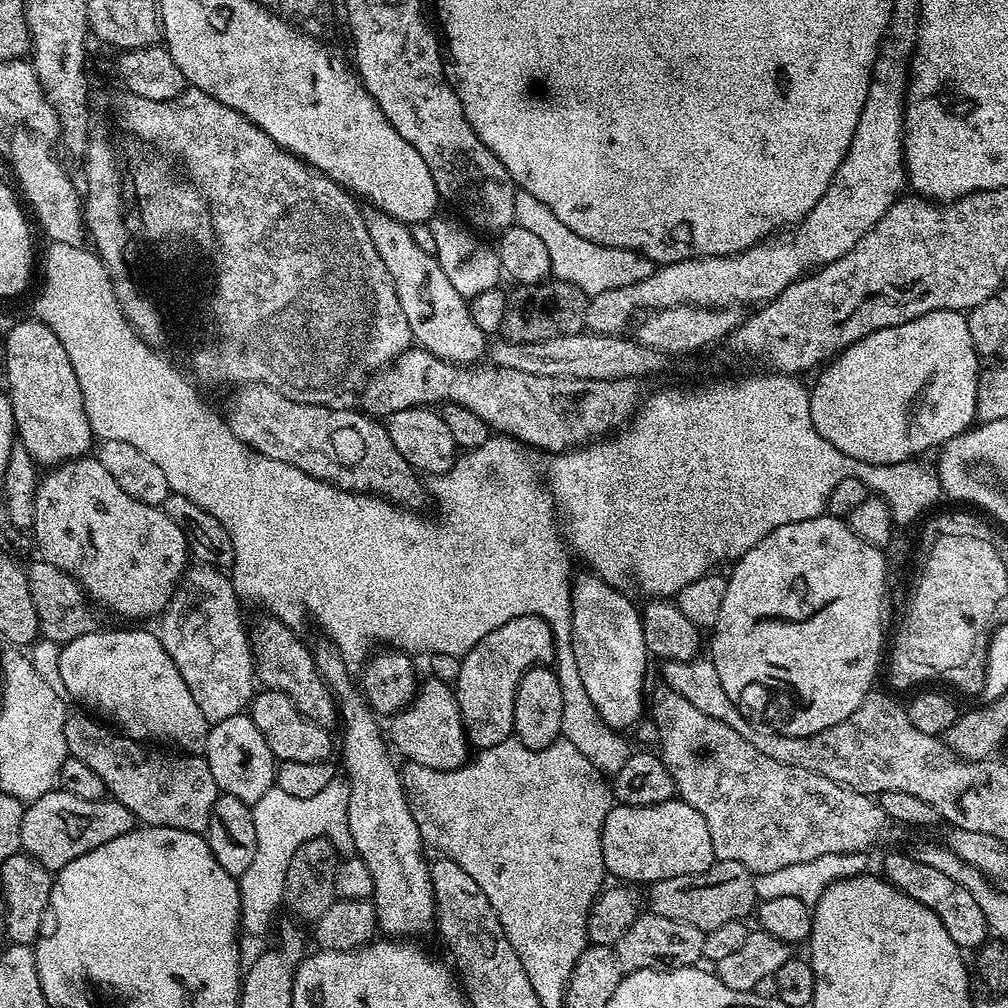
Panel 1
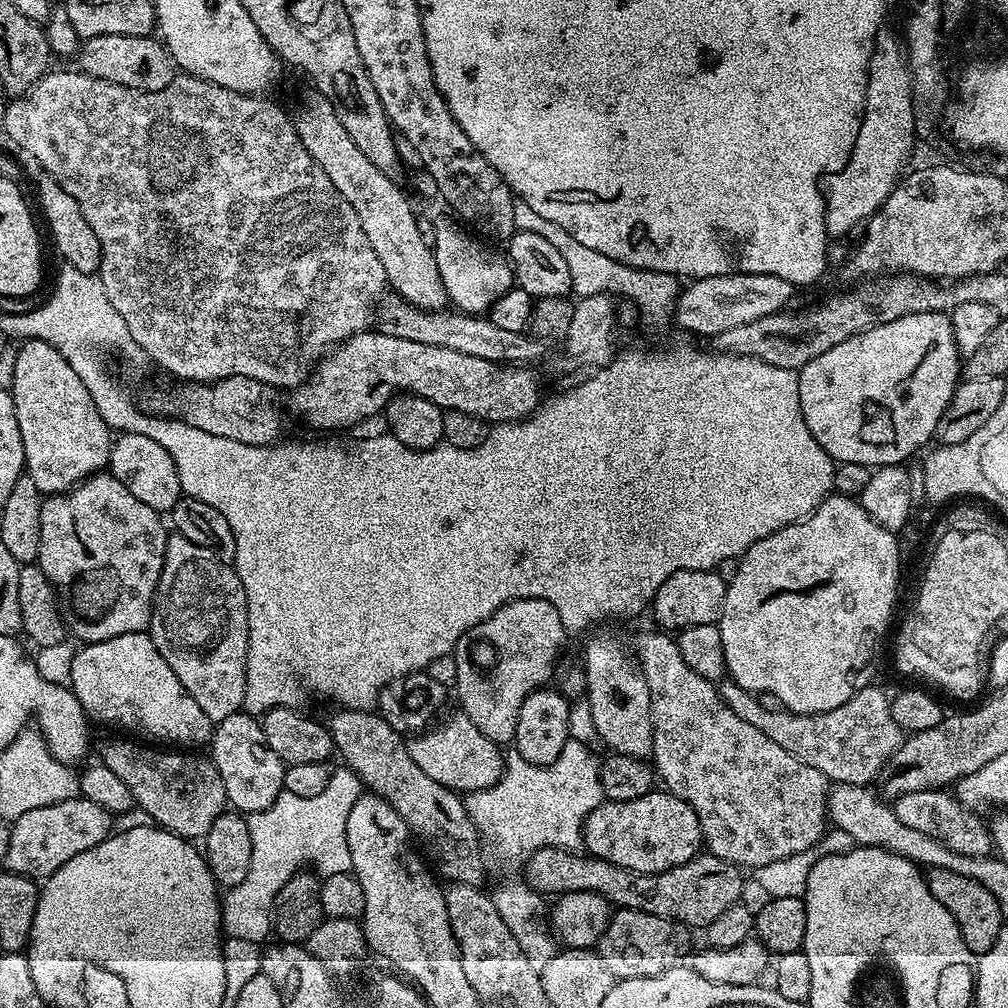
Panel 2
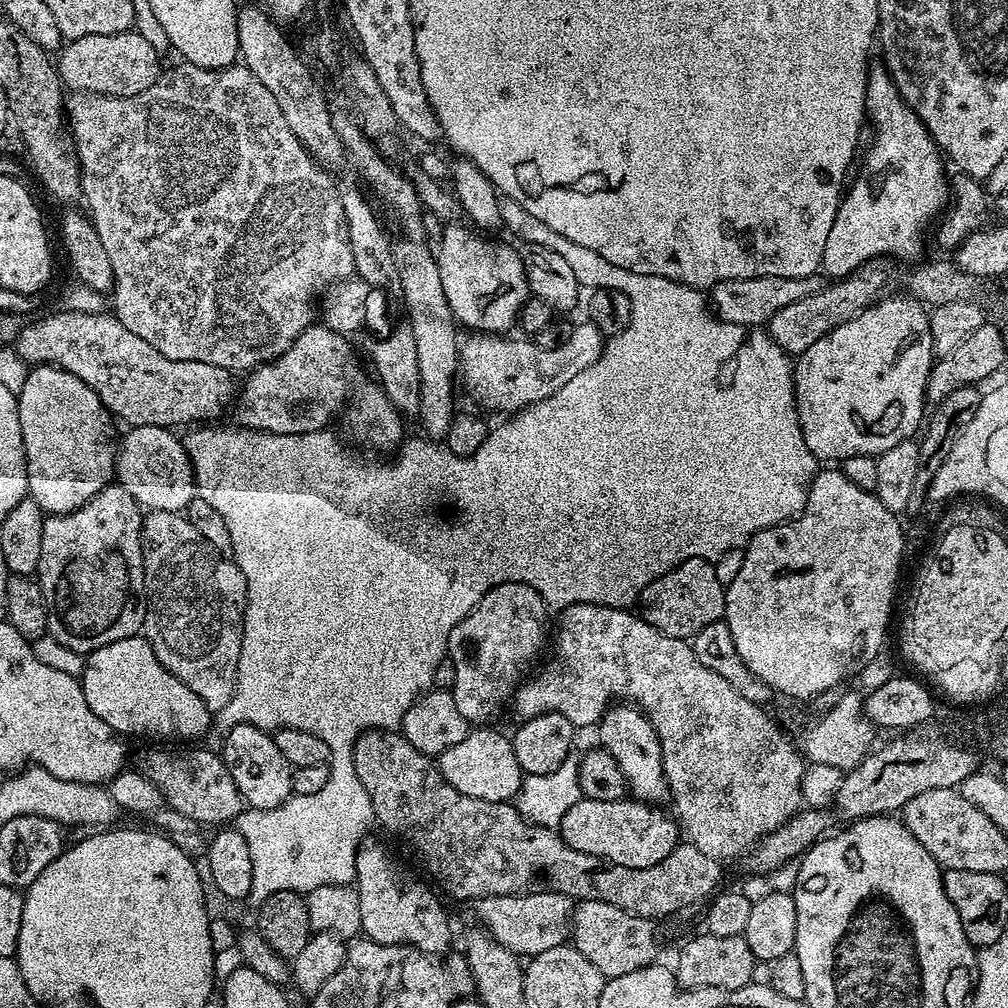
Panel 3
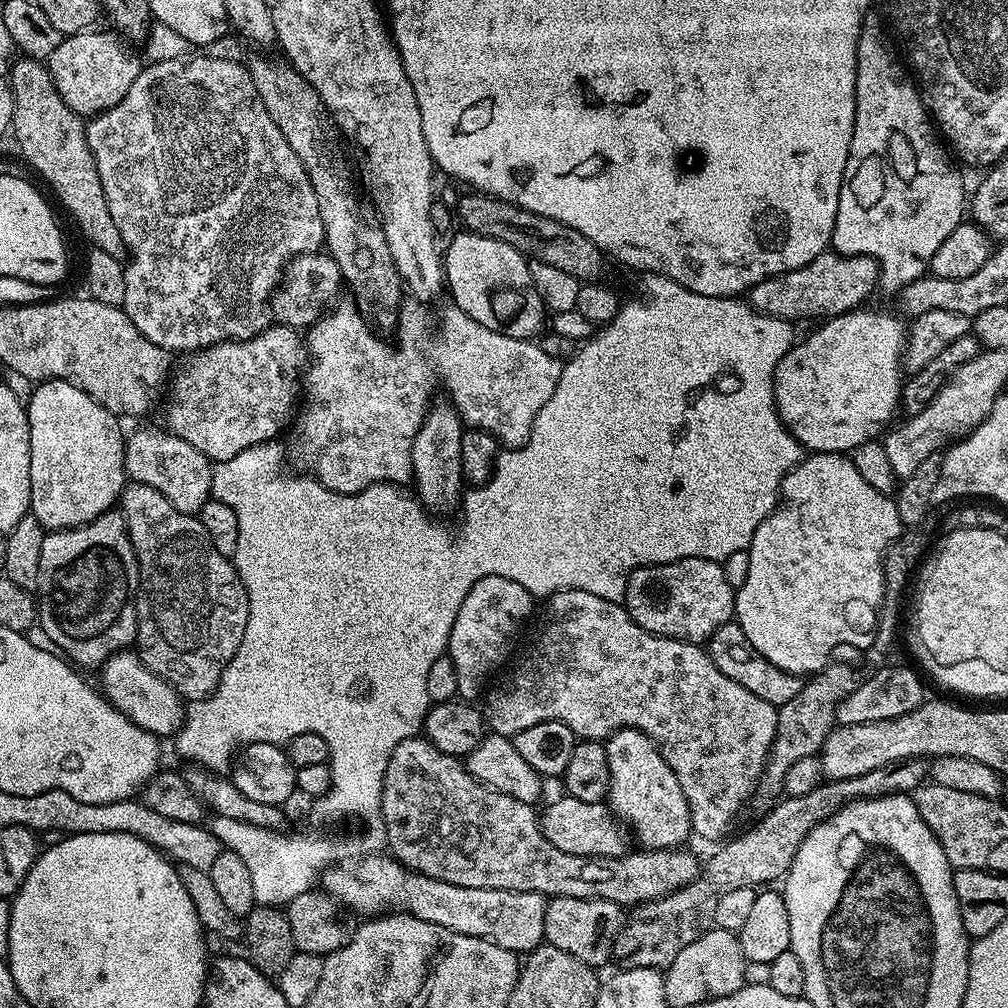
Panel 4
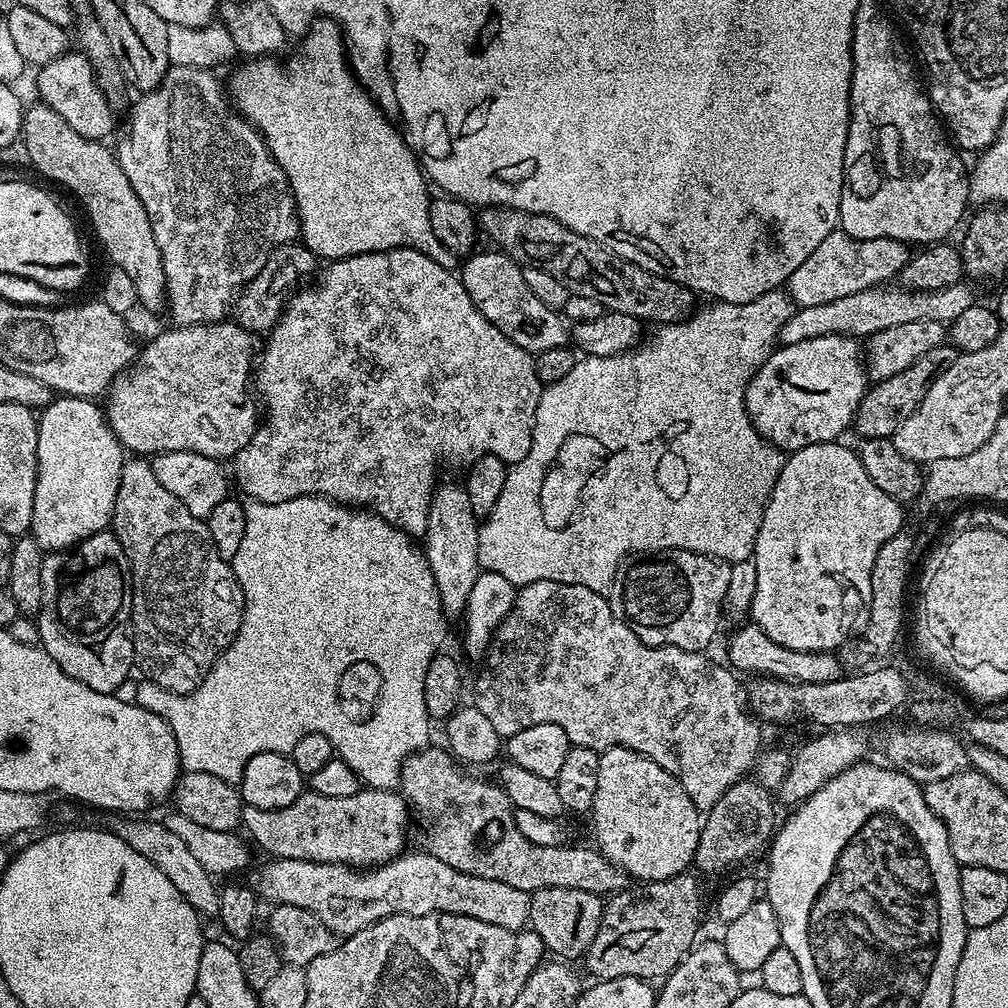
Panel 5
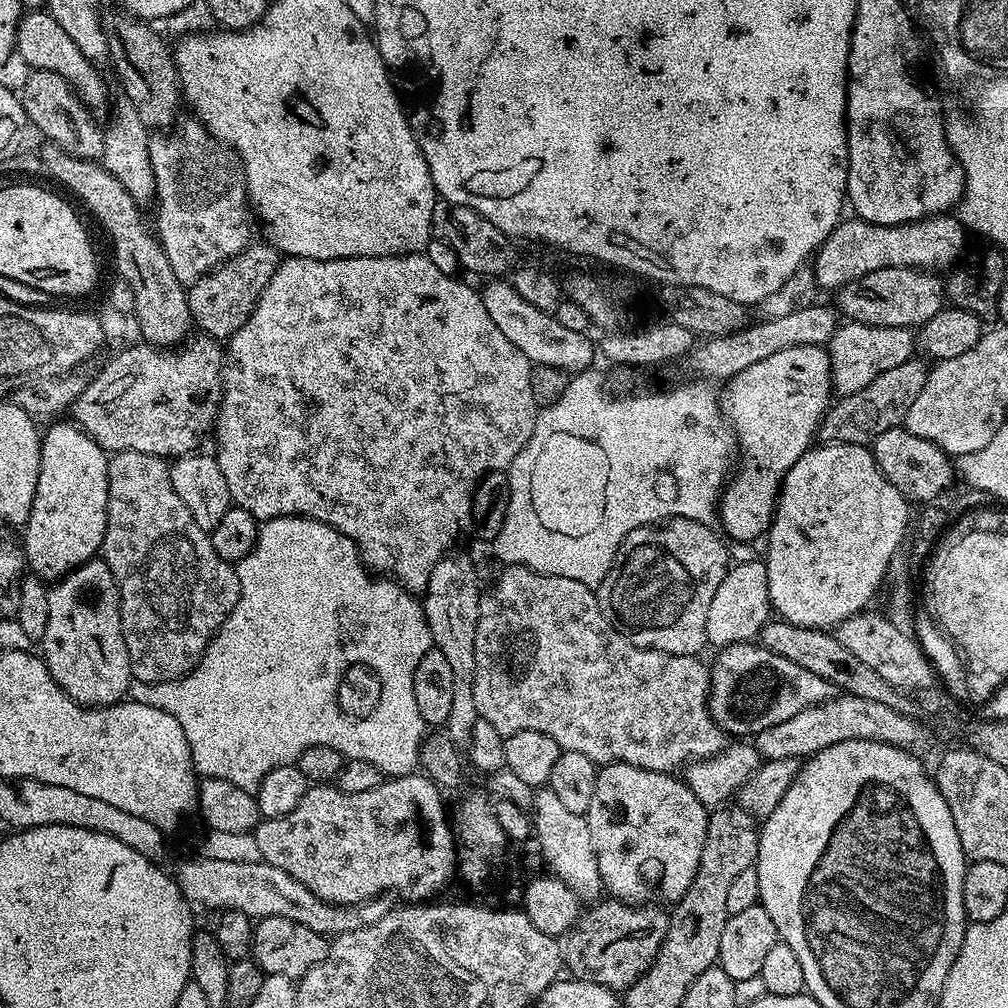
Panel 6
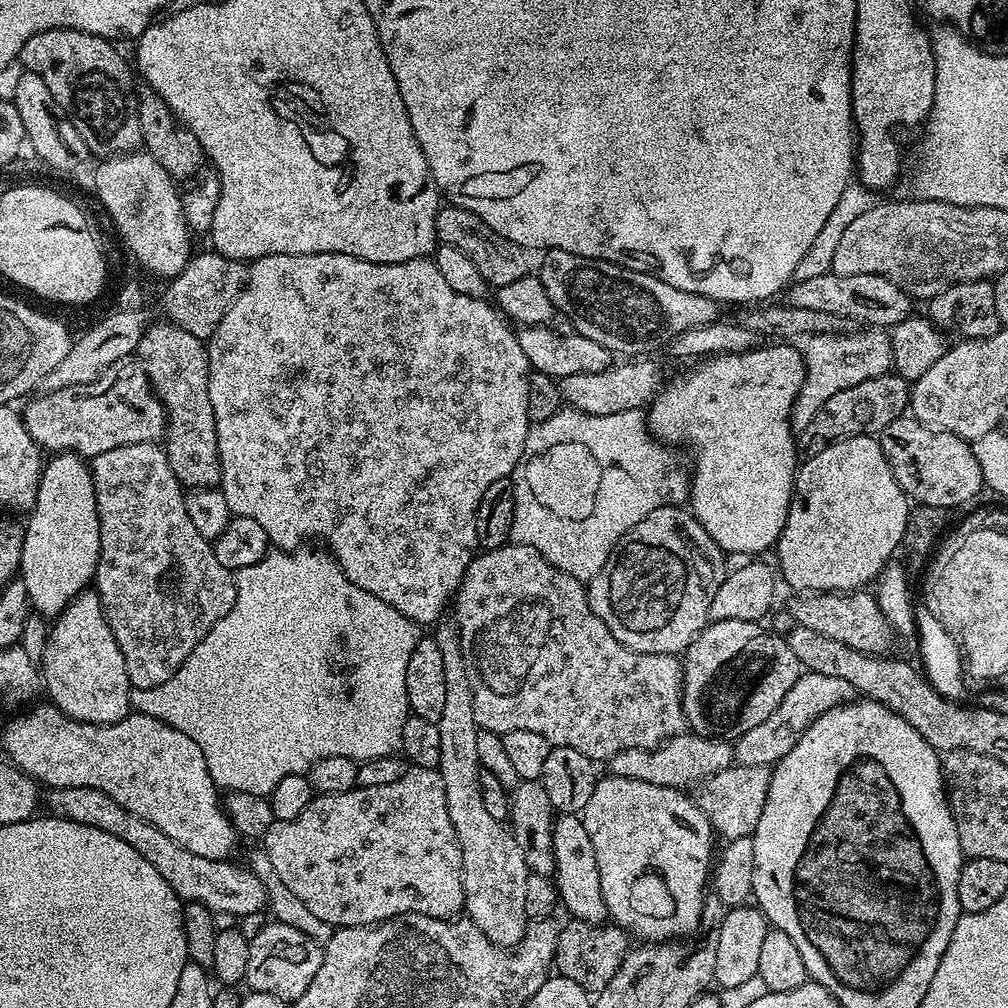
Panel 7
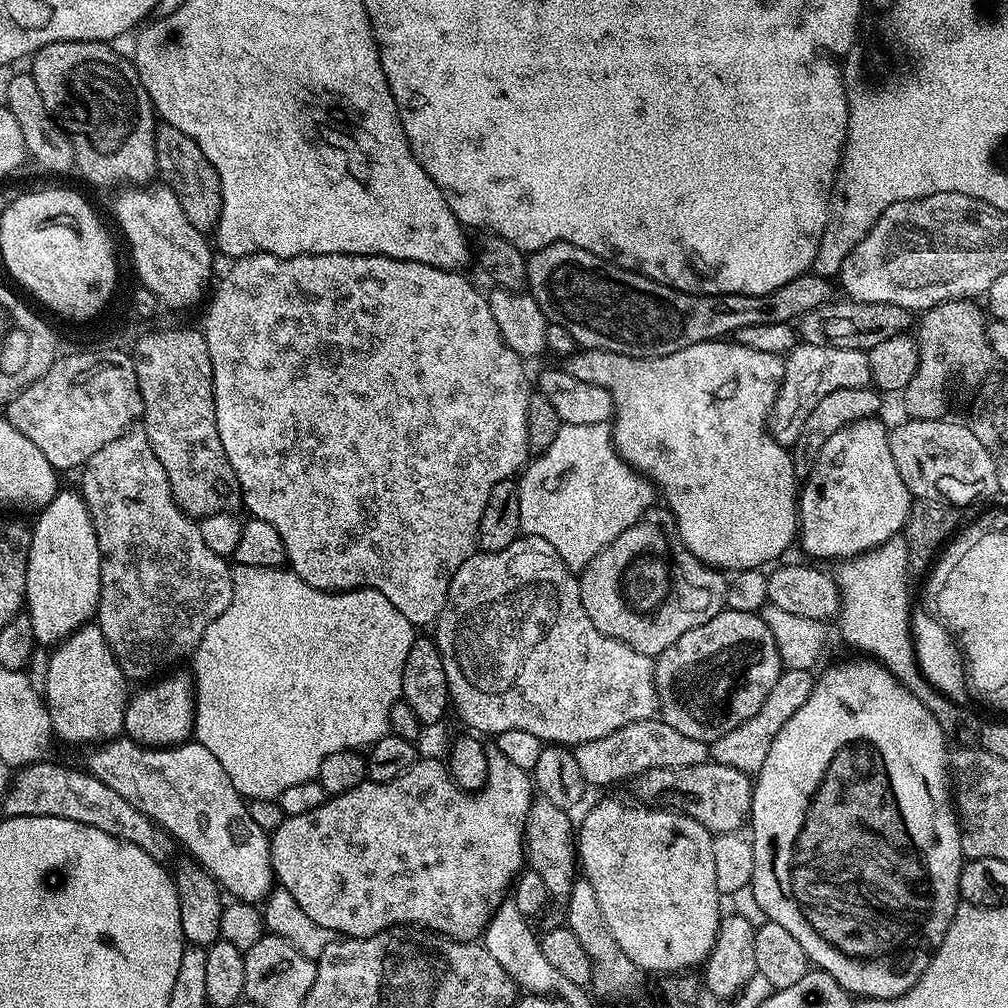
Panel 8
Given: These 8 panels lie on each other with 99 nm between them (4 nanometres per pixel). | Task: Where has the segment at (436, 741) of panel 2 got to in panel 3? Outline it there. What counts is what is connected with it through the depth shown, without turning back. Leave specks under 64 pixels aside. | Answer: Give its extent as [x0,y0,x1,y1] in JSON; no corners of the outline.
[438,727,526,804]

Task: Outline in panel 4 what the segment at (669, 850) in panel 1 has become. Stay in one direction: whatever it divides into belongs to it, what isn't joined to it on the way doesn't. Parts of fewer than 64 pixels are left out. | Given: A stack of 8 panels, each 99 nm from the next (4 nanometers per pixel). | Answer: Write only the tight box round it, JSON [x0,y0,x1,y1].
[539,794,629,856]

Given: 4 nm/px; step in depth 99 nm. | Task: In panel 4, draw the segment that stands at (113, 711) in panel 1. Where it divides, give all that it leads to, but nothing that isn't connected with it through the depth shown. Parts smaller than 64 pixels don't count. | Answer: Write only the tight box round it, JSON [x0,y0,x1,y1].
[99,651,186,738]

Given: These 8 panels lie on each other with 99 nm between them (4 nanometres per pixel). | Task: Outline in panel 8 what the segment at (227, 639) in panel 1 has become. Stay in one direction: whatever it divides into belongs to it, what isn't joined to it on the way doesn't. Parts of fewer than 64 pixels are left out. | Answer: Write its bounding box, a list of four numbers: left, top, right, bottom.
[78,430,232,682]

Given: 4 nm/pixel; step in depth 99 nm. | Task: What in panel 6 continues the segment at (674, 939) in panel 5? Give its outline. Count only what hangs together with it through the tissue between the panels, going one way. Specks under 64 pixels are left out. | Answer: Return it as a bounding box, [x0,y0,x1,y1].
[562,898,668,990]

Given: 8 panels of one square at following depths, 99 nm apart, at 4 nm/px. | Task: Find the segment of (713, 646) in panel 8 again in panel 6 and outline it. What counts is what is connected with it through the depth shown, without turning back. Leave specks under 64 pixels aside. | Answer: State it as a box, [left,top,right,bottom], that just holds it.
[708,642,838,738]

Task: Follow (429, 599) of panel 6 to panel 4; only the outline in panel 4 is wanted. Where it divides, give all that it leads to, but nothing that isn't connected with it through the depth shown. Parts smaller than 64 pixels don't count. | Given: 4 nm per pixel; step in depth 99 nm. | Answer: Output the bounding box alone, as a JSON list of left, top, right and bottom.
[412,398,466,518]

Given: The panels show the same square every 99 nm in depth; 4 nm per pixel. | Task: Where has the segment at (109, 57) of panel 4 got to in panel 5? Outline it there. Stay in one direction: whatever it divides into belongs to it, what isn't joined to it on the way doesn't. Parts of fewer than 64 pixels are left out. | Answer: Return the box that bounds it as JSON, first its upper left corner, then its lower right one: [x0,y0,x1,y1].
[36,50,114,141]

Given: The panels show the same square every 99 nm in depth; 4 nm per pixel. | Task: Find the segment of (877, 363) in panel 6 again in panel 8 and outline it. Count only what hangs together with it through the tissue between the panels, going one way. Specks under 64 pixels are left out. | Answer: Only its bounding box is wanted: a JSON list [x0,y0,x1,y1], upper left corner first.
[768,343,871,445]

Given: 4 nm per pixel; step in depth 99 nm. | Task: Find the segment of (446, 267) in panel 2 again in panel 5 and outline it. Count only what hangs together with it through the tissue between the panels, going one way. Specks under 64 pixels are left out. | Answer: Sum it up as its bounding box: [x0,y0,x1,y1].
[458,250,570,354]

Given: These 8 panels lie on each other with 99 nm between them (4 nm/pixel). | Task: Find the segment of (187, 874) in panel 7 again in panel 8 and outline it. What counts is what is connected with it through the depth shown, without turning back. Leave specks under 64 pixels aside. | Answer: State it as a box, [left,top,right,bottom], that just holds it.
[2,763,174,862]

